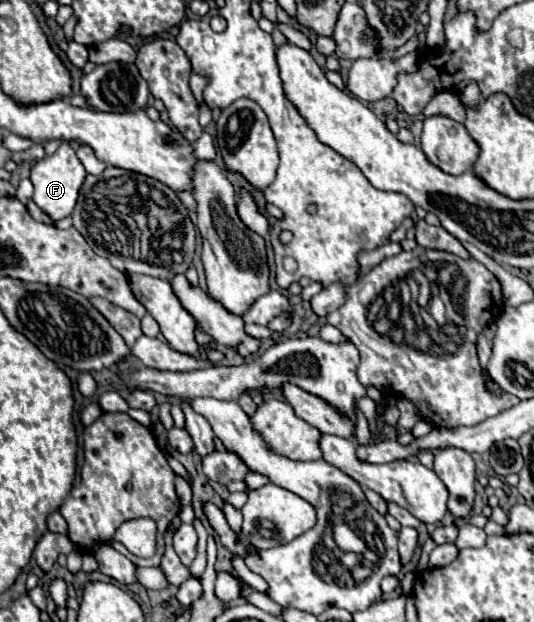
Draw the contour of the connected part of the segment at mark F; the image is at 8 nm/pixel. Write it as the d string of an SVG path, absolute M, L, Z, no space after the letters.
M63 142L59 146L59 150L51 156L45 156L41 160L37 160L31 168L31 182L33 182L33 202L45 212L49 214L55 222L71 216L77 196L79 196L79 188L83 186L85 180L85 168L81 166L81 160L75 154L75 148L71 142Z

